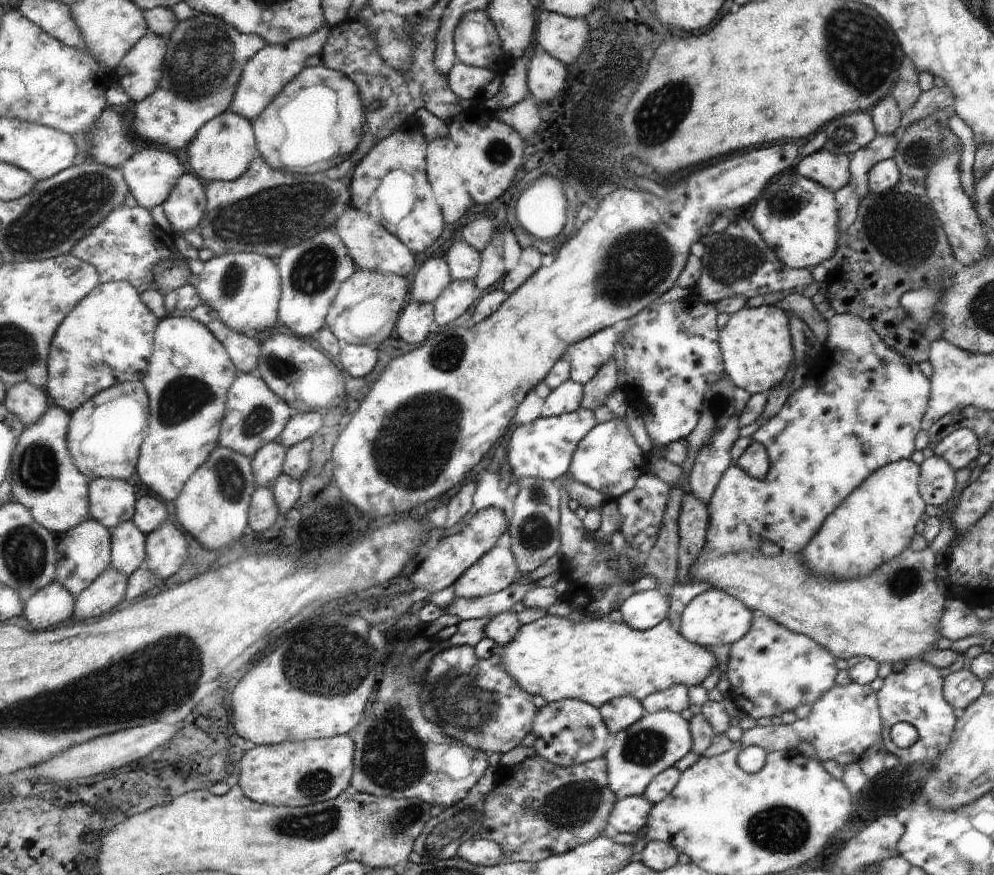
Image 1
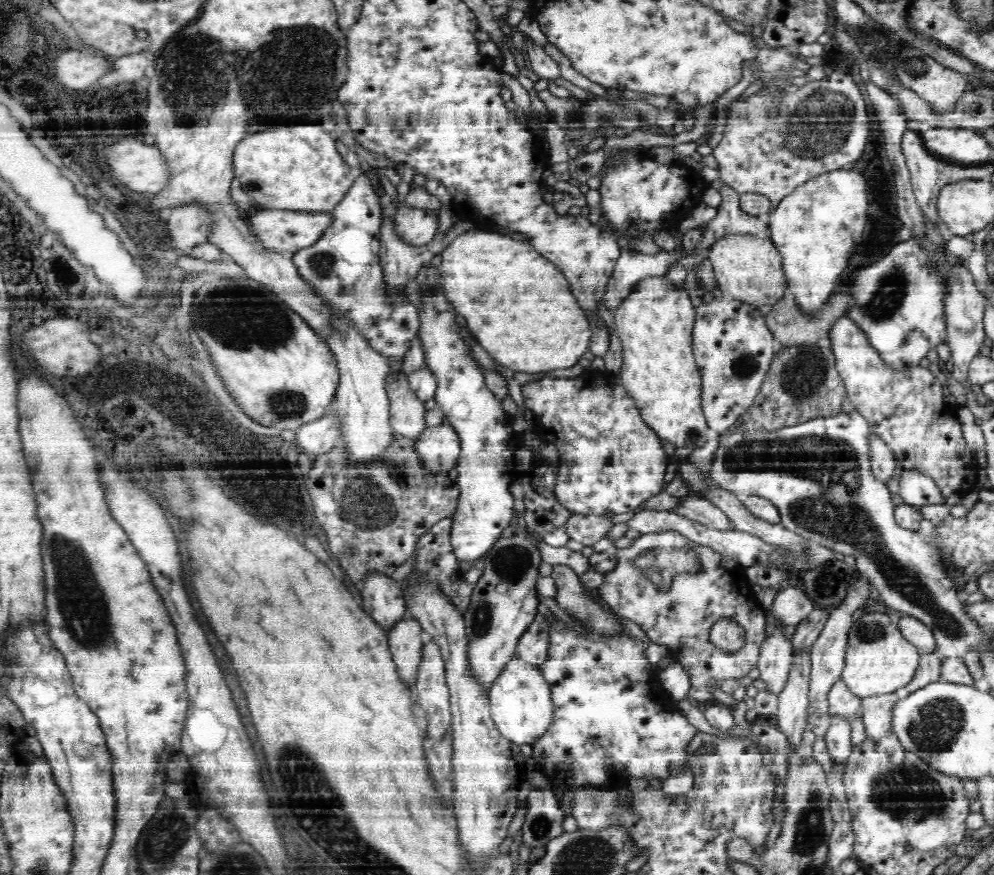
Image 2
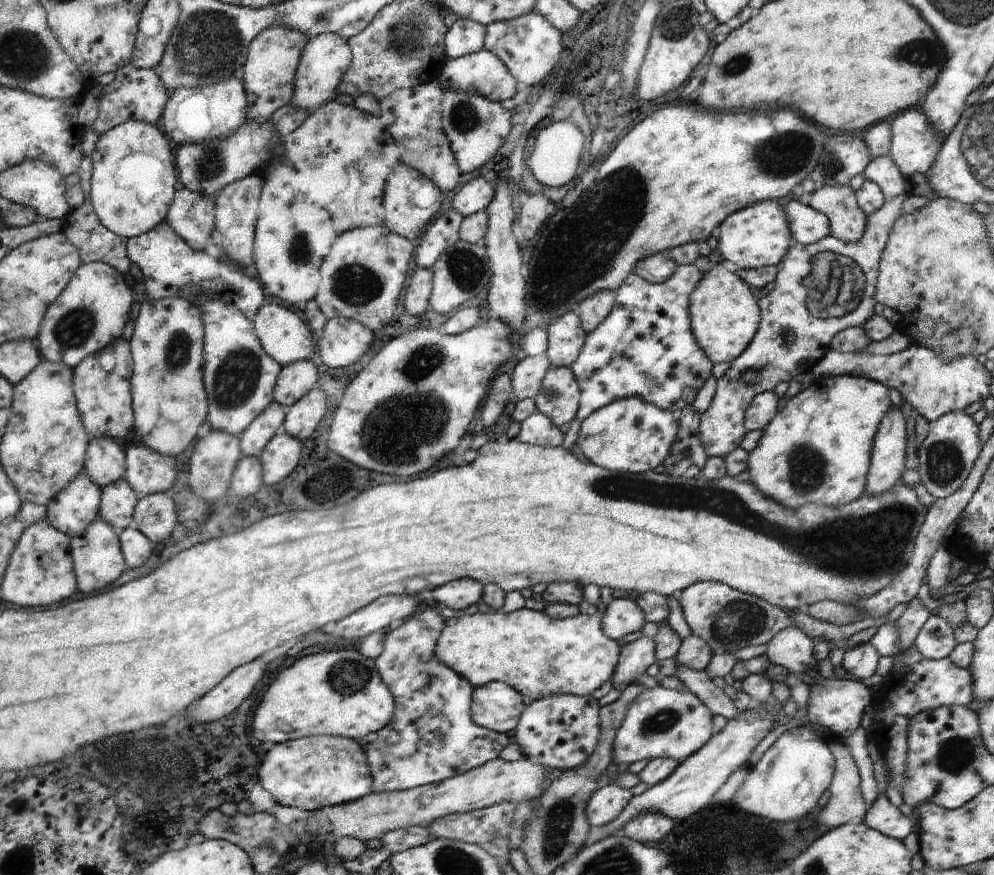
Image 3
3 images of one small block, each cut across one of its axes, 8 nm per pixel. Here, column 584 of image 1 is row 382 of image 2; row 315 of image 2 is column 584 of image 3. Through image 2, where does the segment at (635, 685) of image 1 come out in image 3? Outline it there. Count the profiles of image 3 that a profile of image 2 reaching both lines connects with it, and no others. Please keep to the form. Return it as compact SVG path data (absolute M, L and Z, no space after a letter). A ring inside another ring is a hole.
M529 608L513 614L467 614L461 610L439 624L445 626L435 648L441 664L461 674L473 688L503 680L531 702L565 694L589 696L611 676L617 660L617 644L605 636L599 614L559 620Z

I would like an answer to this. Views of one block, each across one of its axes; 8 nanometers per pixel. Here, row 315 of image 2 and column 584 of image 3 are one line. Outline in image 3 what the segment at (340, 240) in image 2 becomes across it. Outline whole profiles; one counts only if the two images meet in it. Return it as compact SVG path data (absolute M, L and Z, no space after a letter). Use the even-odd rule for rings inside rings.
M685 264L675 266L671 276L661 284L651 284L631 272L625 276L625 280L621 280L621 284L617 284L613 290L613 306L609 314L585 336L585 346L581 348L577 360L567 364L581 388L581 402L575 416L577 420L583 420L591 412L597 412L597 408L605 408L605 404L621 398L643 398L649 404L671 410L679 418L681 408L695 400L705 378L711 374L709 358L695 344L687 316L687 298L699 276L703 274L693 264Z

